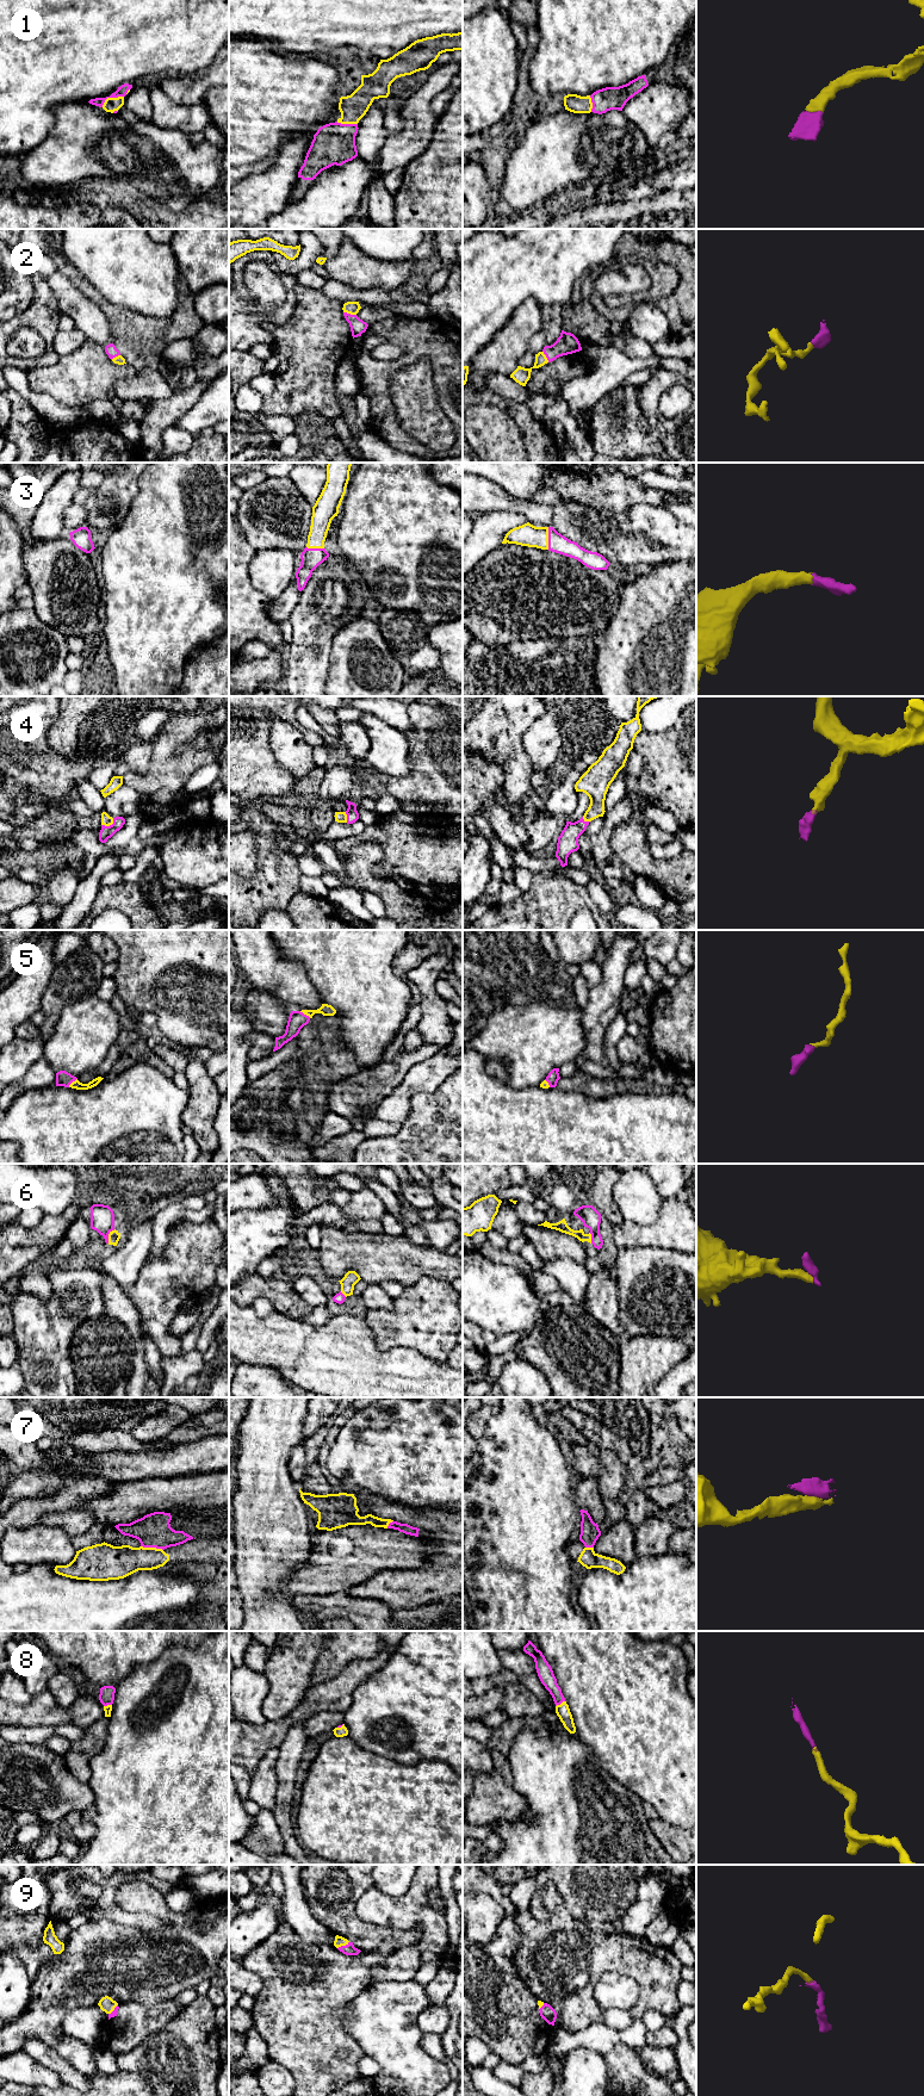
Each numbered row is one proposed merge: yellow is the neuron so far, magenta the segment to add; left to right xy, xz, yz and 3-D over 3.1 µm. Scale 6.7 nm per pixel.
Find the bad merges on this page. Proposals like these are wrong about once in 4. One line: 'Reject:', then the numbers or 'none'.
Reject: 7

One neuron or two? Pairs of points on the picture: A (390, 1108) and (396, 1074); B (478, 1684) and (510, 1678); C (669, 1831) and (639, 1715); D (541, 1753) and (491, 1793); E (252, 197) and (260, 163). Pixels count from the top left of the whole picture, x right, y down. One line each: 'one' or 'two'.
A: two
B: one
C: two
D: two
E: two

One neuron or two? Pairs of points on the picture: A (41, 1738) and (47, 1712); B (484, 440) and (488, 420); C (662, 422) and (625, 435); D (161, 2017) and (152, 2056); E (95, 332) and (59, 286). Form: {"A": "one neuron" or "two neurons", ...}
{"A": "two neurons", "B": "one neuron", "C": "two neurons", "D": "two neurons", "E": "one neuron"}

